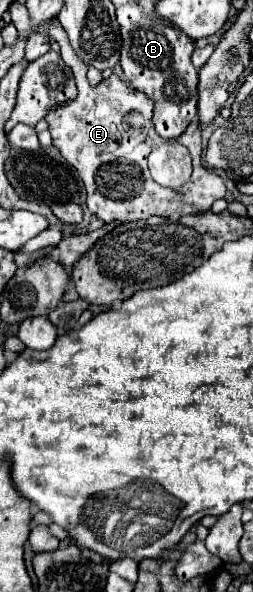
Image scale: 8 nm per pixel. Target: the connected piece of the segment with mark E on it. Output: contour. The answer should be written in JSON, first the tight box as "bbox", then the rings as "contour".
{"bbox":[46,17,226,223],"contour":[[[56,17],[50,23],[50,37],[60,45],[60,55],[64,63],[70,63],[72,75],[78,85],[78,97],[62,107],[56,107],[54,113],[46,115],[52,133],[52,145],[60,155],[78,171],[86,187],[86,205],[92,215],[104,223],[126,223],[134,219],[148,219],[152,215],[168,217],[172,213],[194,215],[198,211],[208,211],[216,199],[226,195],[226,185],[222,177],[208,169],[202,161],[202,137],[200,123],[192,121],[184,135],[176,141],[186,145],[192,157],[192,177],[182,189],[164,189],[148,173],[148,153],[154,145],[160,145],[160,135],[152,123],[154,101],[144,93],[138,93],[134,87],[124,83],[118,75],[110,75],[98,87],[90,87],[86,79],[86,67],[82,61],[76,61],[72,47],[68,43],[66,31]]]}

